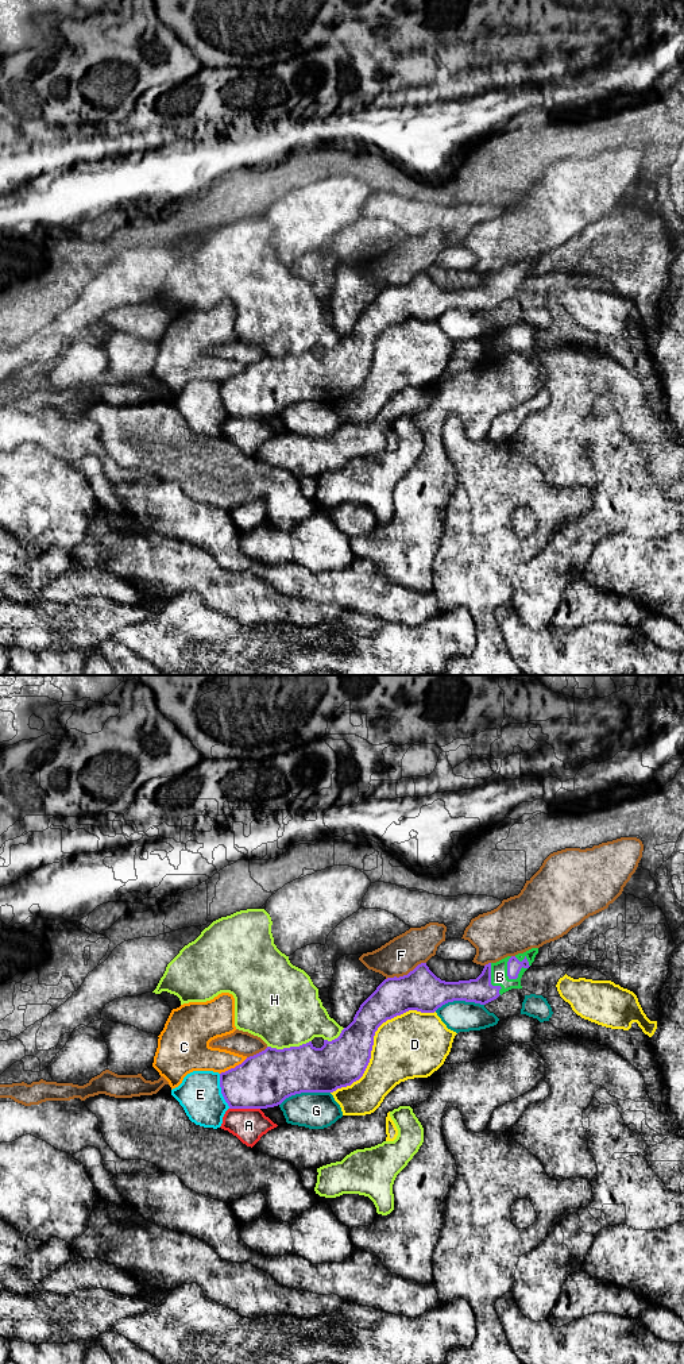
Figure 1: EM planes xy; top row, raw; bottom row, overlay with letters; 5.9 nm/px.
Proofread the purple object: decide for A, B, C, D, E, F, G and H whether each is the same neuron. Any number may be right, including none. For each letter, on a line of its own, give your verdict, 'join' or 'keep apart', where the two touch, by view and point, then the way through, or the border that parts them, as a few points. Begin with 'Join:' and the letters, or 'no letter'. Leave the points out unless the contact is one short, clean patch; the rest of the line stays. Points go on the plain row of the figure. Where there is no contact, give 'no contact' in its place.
Join: B
A: keep apart; contact xy (244, 416)
B: join; contact xy (507, 278)
C: keep apart; contact xy (235, 376)
D: keep apart; contact xy (373, 347)
E: keep apart; contact xy (221, 400)
F: keep apart; contact xy (405, 284)
G: keep apart; contact xy (304, 400)
H: keep apart; contact xy (290, 355)

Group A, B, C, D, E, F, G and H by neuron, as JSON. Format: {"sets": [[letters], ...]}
{"sets": [["A"], ["B"], ["C"], ["D"], ["E"], ["F"], ["G"], ["H"]]}

